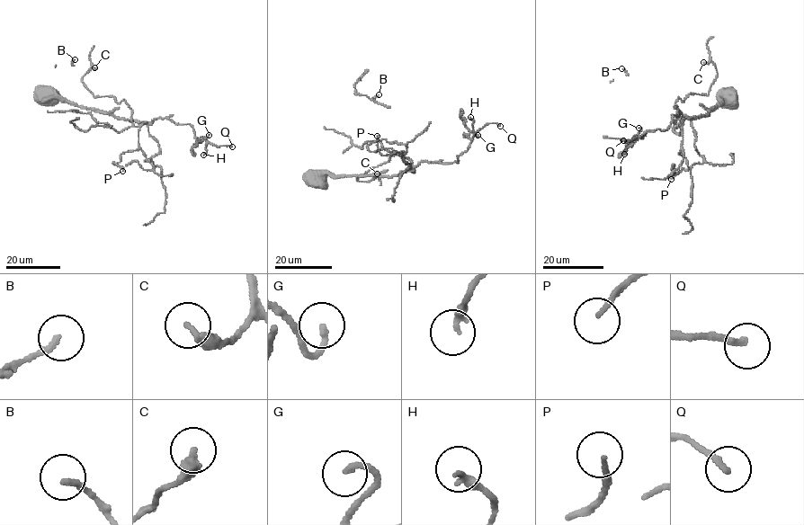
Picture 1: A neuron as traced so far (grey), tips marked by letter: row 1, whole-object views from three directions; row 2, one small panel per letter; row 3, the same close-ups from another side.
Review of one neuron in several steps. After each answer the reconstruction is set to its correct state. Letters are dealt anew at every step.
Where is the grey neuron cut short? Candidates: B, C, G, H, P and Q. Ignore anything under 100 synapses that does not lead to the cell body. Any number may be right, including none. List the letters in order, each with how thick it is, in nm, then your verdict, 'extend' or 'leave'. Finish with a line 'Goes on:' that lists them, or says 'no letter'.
B: calibre 180 nm; extend
C: calibre 280 nm; leave
G: calibre 180 nm; extend
H: calibre 240 nm; leave
P: calibre 140 nm; leave
Q: calibre 190 nm; extend
Goes on: B, G, Q

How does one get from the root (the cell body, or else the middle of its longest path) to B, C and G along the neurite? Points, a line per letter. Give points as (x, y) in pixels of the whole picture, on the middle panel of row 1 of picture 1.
B: (317, 181), (397, 175), (410, 165), (379, 140), (387, 107), (356, 94), (354, 83), (379, 94)
C: (317, 181), (331, 173), (397, 175), (410, 161), (402, 151), (357, 179), (369, 182), (377, 173)
G: (317, 181), (323, 180), (326, 173), (397, 175), (423, 161), (457, 163), (470, 144), (464, 134), (477, 135)

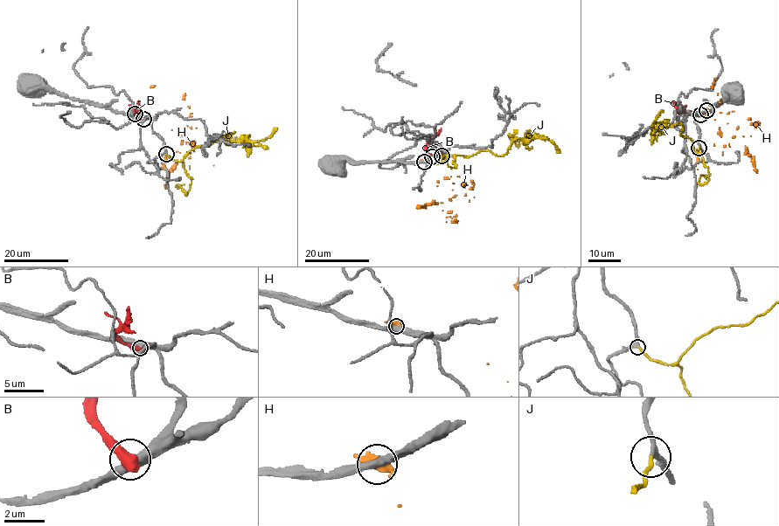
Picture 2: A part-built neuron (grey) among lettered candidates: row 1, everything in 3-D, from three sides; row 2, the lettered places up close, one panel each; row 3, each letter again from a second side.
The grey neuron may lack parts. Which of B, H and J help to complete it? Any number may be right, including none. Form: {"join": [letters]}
{"join": ["J"]}

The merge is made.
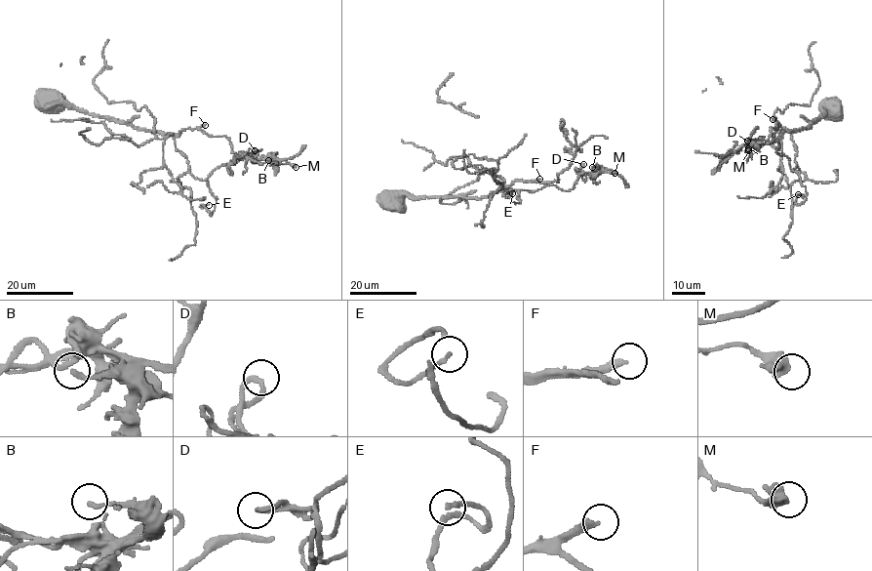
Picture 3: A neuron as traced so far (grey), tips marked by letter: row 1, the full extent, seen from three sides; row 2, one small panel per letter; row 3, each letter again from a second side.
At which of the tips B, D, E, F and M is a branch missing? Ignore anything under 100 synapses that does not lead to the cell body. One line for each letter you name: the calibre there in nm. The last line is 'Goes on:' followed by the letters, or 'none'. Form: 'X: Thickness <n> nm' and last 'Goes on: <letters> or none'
F: Thickness 260 nm
Goes on: F

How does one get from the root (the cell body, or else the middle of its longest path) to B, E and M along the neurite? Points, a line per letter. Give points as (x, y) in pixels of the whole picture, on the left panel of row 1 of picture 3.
B: (52, 98), (171, 135), (190, 172), (202, 180), (249, 153), (261, 160), (276, 159), (268, 160)
E: (52, 98), (171, 135), (190, 172), (207, 182), (216, 198), (211, 215), (201, 206), (209, 205)
M: (52, 98), (171, 135), (190, 172), (202, 180), (252, 153), (259, 160), (275, 157), (296, 167)

